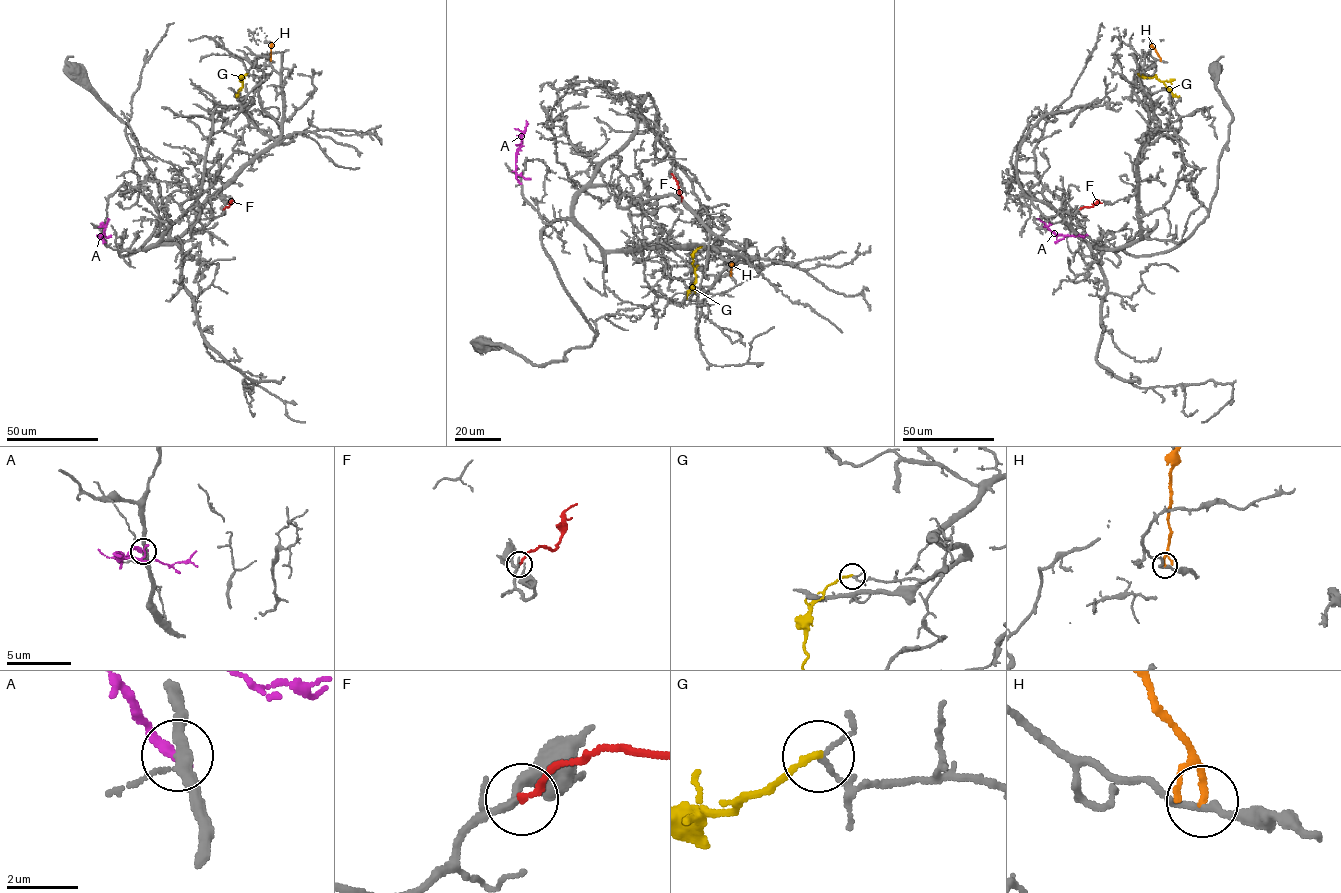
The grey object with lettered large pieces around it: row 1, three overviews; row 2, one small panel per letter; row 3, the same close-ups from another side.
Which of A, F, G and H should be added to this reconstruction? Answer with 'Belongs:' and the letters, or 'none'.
Belongs: F

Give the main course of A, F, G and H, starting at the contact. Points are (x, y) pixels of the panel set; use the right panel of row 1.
A: (1087, 235), (1054, 234), (1037, 218)
F: (1080, 209), (1101, 202)
G: (1138, 74), (1144, 77), (1155, 76), (1173, 94), (1179, 96)
H: (1161, 61), (1150, 42)

